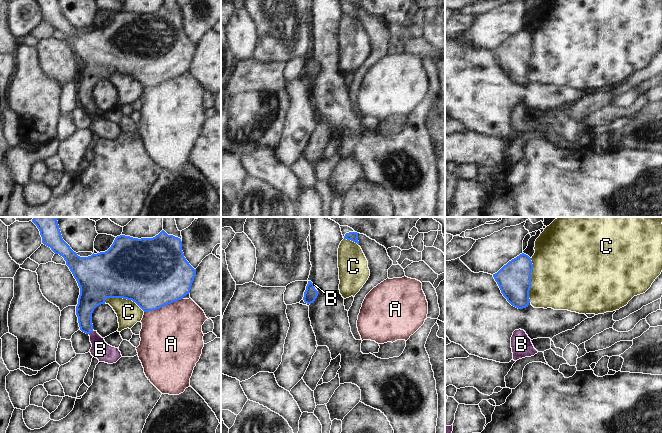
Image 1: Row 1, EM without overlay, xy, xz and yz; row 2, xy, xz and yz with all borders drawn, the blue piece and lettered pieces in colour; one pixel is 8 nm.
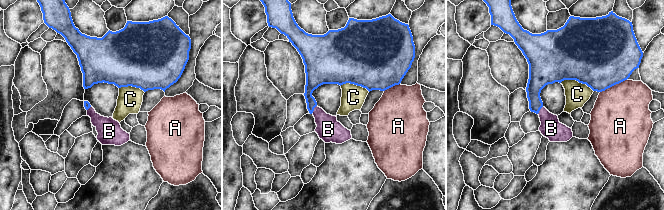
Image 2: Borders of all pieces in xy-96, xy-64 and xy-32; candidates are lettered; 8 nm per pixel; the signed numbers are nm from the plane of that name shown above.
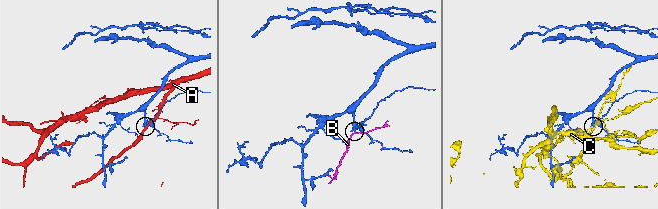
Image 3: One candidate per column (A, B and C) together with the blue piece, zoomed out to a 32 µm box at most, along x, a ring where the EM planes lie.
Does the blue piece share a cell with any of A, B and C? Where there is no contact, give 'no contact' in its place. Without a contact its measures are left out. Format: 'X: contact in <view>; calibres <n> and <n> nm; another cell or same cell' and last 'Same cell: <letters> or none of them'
A: contact in xy; calibres 500 and 480 nm; another cell
B: contact in xy; calibres 170 and 150 nm; same cell
C: contact in yz; calibres 280 and 500 nm; another cell
Same cell: B

